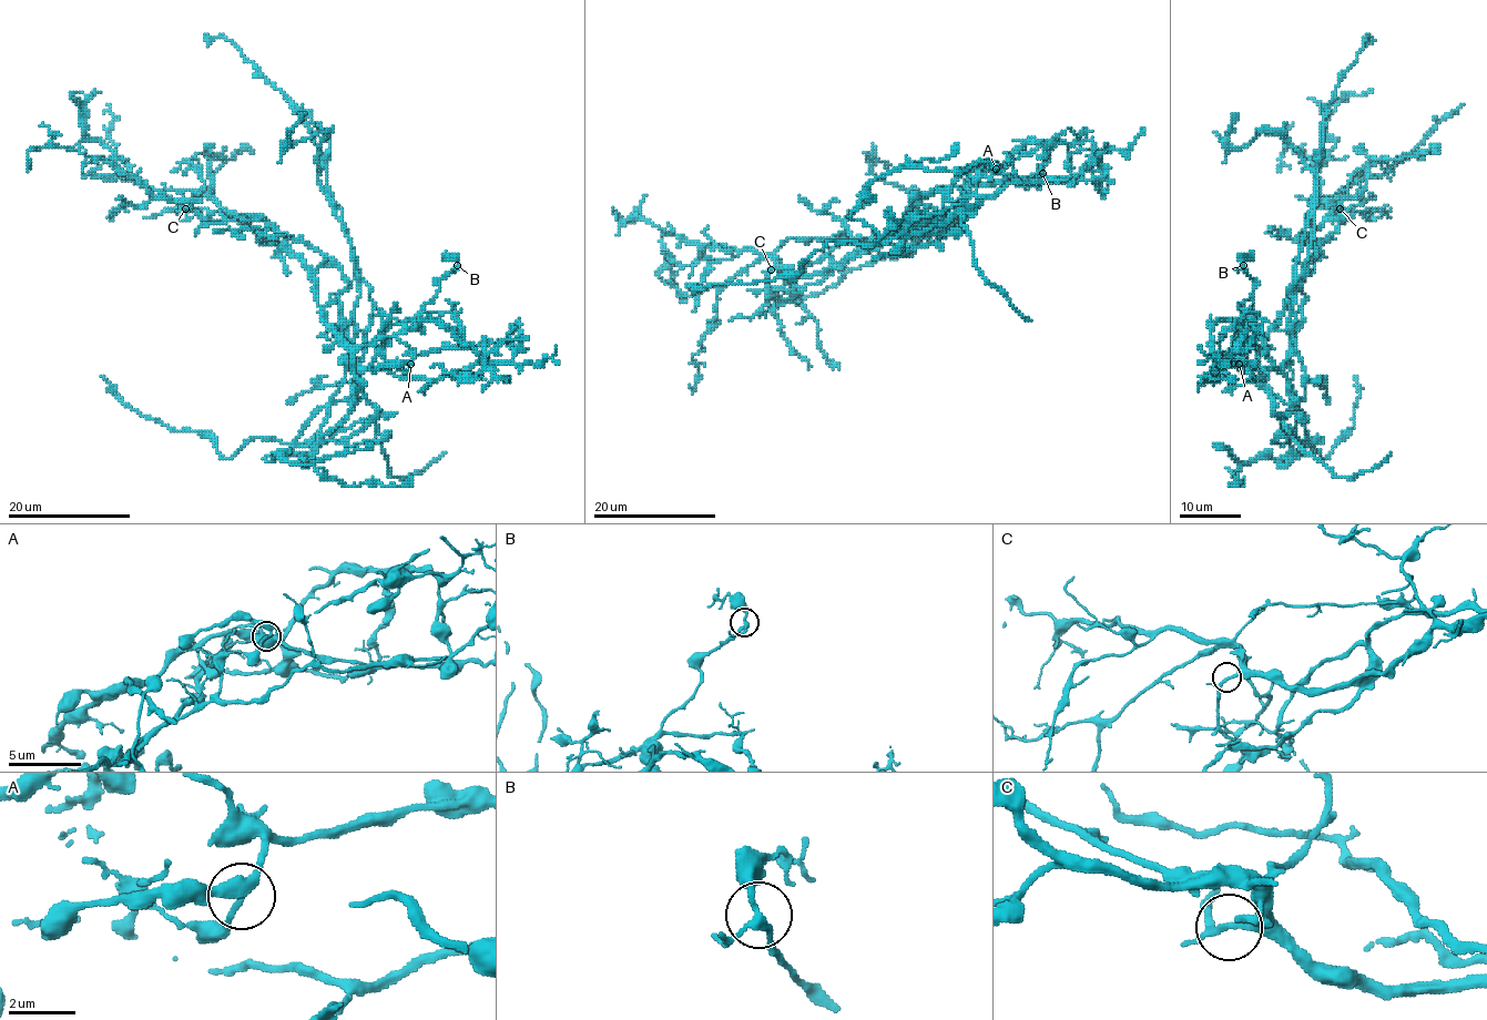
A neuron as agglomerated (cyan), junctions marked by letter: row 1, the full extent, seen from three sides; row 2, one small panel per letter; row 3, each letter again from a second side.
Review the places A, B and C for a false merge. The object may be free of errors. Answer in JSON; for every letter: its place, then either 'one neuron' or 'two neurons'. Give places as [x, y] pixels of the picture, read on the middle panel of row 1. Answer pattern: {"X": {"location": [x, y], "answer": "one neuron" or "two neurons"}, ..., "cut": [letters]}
{"A": {"location": [996, 169], "answer": "two neurons"}, "B": {"location": [1042, 173], "answer": "one neuron"}, "C": {"location": [771, 269], "answer": "one neuron"}, "cut": ["A"]}

